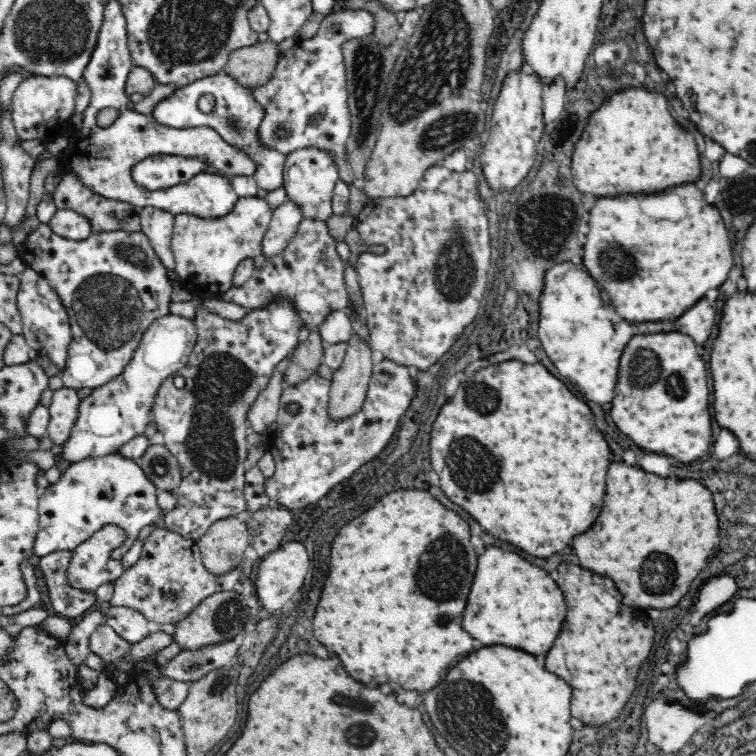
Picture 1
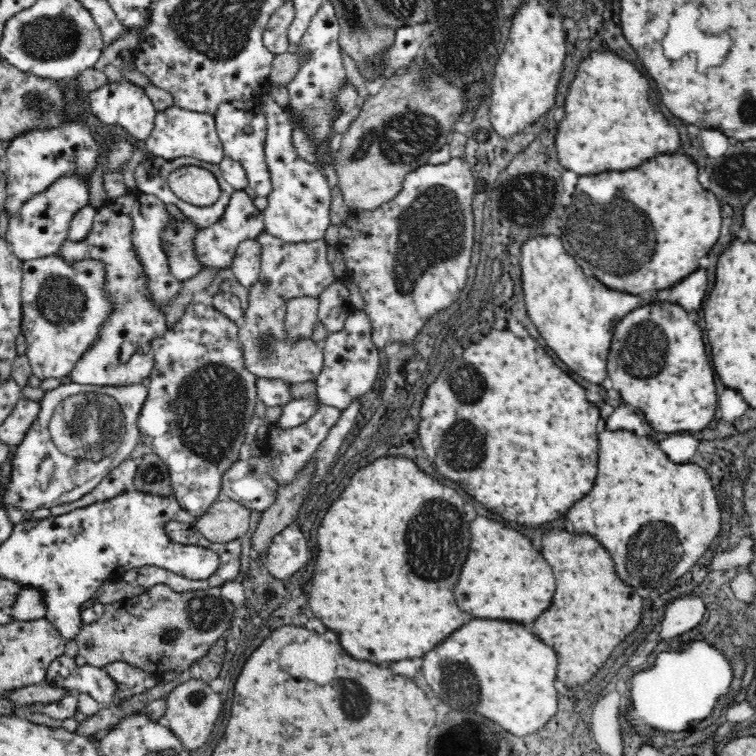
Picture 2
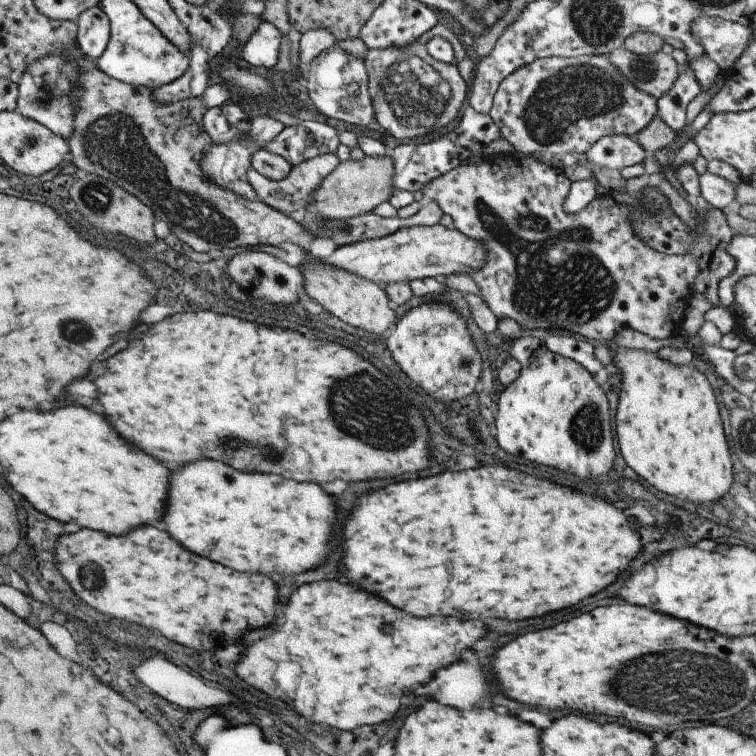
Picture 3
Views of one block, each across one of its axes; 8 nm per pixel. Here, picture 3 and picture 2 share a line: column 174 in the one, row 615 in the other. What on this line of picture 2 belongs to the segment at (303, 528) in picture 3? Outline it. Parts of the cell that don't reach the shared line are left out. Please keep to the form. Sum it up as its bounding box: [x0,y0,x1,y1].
[456,516,556,624]

